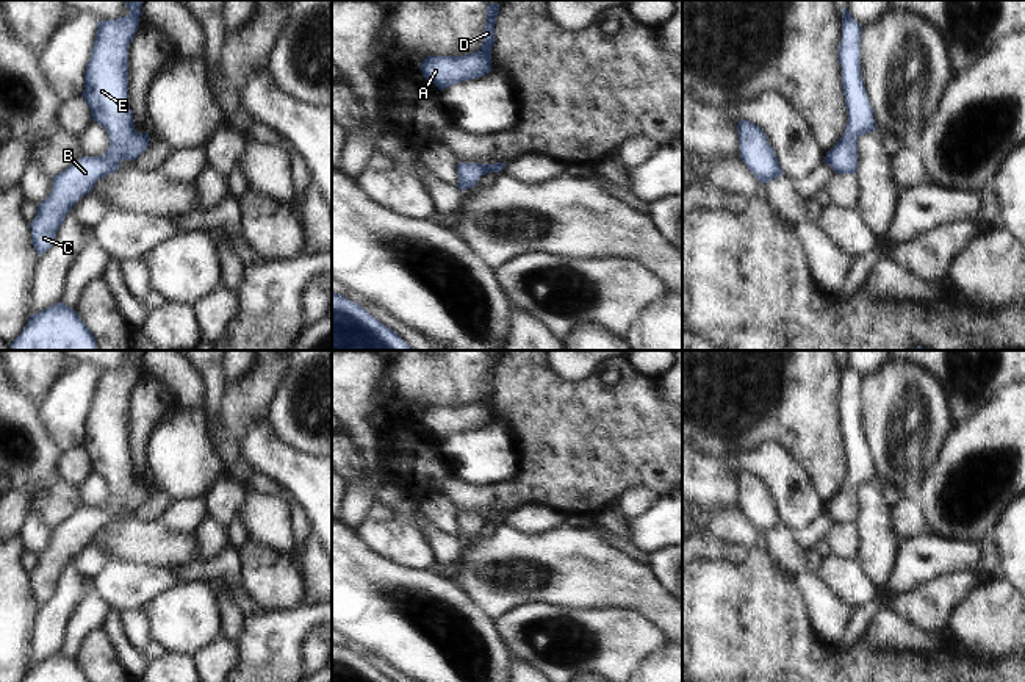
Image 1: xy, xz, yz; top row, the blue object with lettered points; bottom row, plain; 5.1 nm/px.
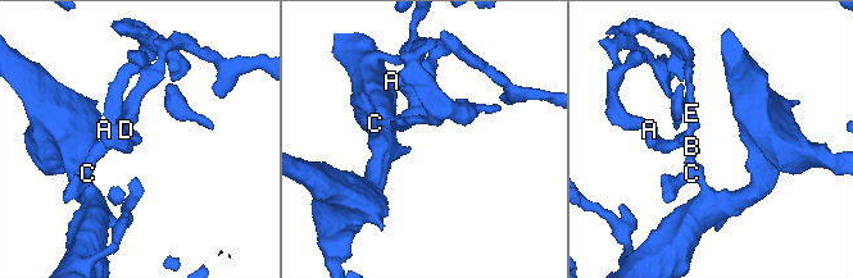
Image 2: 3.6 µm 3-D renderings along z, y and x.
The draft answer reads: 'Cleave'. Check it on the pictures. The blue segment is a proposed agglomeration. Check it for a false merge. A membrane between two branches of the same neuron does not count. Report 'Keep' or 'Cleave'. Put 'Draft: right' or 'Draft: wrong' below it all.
Keep
Draft: wrong

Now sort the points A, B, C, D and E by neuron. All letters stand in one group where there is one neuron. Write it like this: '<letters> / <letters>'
A B C D E

